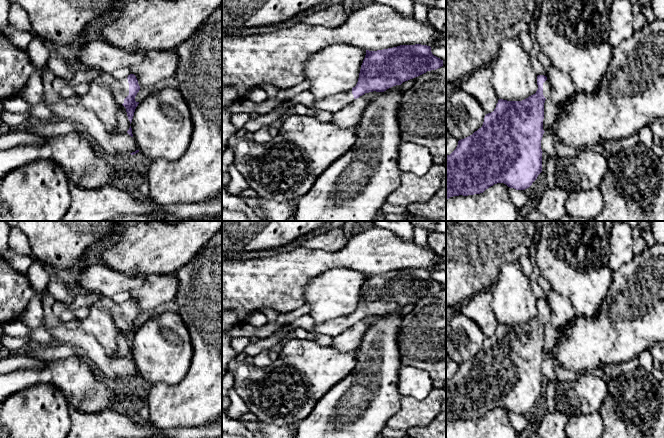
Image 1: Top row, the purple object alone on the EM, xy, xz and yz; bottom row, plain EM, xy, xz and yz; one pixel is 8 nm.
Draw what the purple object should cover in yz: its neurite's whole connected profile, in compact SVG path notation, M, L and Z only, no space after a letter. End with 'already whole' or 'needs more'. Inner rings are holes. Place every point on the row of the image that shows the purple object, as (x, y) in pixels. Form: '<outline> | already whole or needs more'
M544 75L537 76L537 85L536 93L522 101L499 99L494 111L485 115L482 127L459 140L456 149L446 156L446 200L453 196L480 194L497 183L504 183L516 190L525 190L537 179L542 172L544 103L550 98L551 90L550 82Z | needs more

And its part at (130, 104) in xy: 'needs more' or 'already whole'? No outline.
needs more

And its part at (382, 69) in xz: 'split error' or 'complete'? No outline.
split error

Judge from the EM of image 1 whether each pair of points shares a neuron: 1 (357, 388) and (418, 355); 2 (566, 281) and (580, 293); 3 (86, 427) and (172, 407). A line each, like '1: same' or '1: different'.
1: different
2: same
3: different

